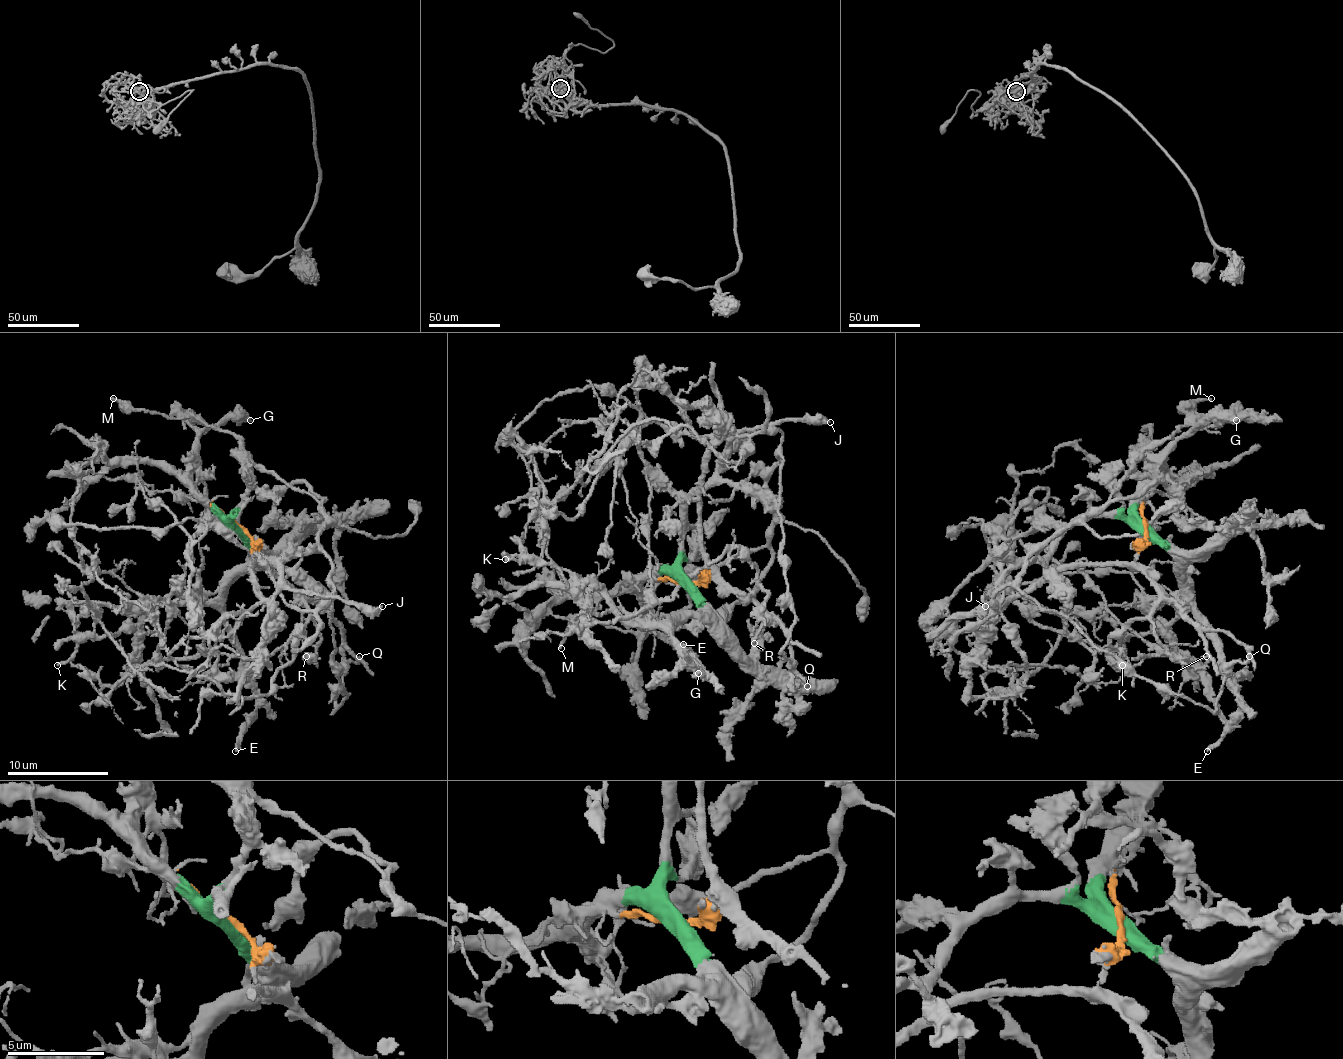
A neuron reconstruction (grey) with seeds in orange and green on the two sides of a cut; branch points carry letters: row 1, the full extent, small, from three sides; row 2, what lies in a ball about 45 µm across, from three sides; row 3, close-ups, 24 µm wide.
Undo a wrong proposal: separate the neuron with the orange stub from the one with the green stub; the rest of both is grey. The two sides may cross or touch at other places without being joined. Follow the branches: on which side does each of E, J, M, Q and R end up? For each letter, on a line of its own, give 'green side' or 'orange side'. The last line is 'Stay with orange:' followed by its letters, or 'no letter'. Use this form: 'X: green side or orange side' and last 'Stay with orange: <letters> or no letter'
E: green side
J: green side
M: orange side
Q: orange side
R: orange side
Stay with orange: M, Q, R

